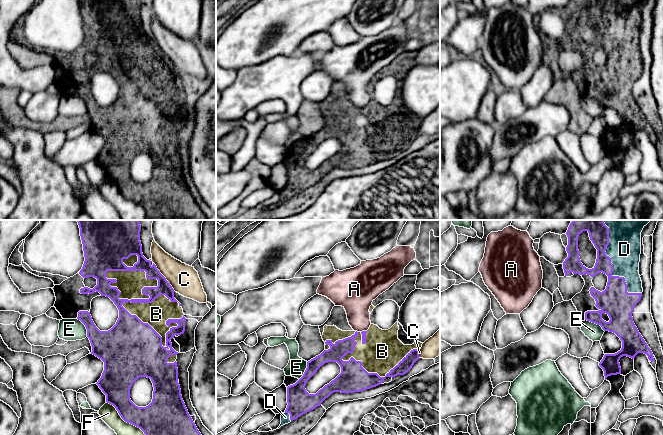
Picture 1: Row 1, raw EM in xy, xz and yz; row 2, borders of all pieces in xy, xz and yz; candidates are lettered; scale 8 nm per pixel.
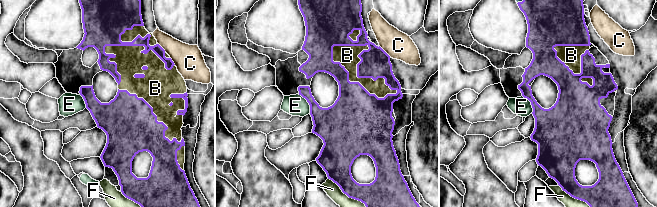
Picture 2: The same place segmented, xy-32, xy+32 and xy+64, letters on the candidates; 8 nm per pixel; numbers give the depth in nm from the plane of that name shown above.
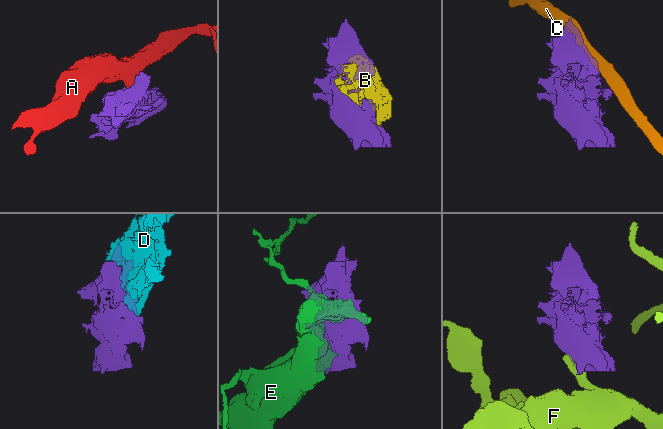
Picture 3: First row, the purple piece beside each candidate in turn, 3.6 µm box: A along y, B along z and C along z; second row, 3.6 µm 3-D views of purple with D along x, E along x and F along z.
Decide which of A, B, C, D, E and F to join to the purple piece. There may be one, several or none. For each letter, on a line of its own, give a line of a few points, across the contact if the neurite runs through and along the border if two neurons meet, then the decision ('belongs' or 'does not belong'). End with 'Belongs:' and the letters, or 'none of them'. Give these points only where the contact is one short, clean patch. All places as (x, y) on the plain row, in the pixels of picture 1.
A: does not belong
B: belongs
C: does not belong
D: belongs
E: line yz (585, 95), (598, 100), (604, 107); does not belong
F: does not belong
Belongs: B, D

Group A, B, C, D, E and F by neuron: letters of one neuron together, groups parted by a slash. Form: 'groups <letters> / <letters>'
groups A / B D / C / E / F

